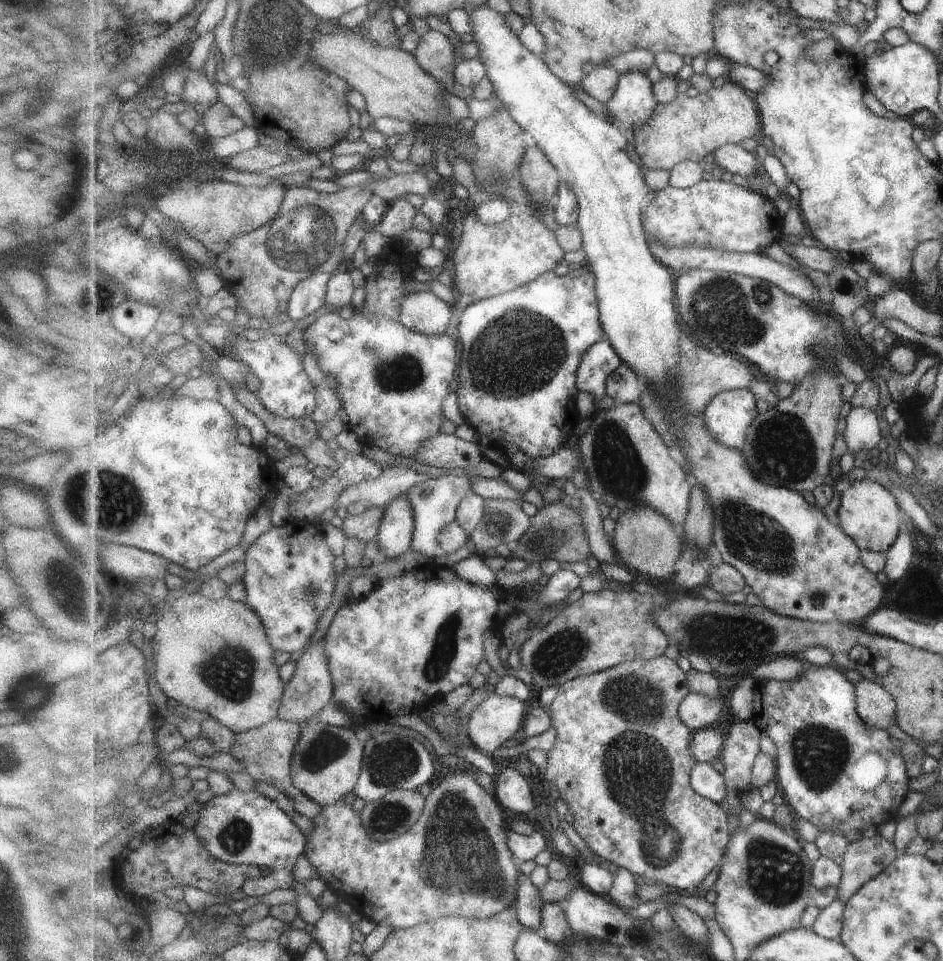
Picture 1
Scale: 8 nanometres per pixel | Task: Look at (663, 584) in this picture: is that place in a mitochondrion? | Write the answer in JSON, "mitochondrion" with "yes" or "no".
{"mitochondrion":"no"}

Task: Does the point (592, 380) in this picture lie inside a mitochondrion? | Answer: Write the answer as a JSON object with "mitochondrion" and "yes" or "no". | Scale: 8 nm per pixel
{"mitochondrion":"no"}

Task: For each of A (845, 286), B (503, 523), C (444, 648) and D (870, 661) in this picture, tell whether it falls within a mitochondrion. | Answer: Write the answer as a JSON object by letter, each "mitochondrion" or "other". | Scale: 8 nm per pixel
{"A":"other","B":"mitochondrion","C":"mitochondrion","D":"other"}

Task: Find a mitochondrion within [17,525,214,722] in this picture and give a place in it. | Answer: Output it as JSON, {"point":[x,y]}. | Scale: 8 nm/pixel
{"point":[65,575]}

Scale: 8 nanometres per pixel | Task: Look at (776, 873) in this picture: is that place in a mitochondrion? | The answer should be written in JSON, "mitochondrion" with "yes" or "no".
{"mitochondrion":"yes"}

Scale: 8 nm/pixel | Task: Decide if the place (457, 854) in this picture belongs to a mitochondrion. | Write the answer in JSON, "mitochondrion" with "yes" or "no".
{"mitochondrion":"yes"}

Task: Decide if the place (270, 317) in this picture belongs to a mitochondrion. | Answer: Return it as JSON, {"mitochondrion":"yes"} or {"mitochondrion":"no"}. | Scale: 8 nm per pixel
{"mitochondrion":"no"}

